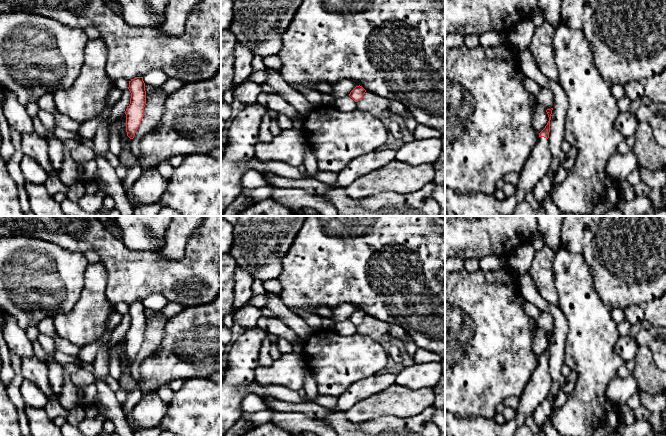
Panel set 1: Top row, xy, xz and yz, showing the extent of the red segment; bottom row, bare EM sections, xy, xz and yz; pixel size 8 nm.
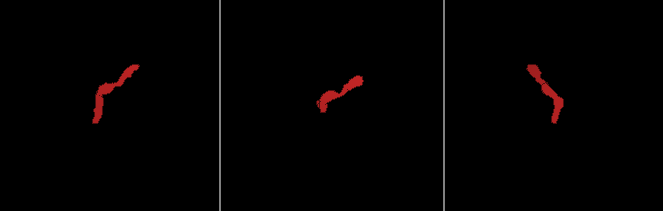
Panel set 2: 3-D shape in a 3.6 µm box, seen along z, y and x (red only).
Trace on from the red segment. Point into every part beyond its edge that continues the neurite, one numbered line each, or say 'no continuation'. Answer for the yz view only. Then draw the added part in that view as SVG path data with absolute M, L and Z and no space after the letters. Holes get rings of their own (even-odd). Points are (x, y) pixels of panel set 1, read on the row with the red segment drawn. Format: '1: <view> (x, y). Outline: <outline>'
1: yz (456, 204). Outline: M539 137L531 156L519 174L514 195L497 200L494 195L480 192L462 194L445 186L445 216L513 216L516 206L527 192L547 174L552 162L549 140Z

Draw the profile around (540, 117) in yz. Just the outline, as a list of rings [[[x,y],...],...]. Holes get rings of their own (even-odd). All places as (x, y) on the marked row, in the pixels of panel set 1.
[[[537,102],[533,107],[533,128],[539,134],[545,128],[548,121],[549,117],[546,109]]]

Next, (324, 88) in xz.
[[[327,83],[313,84],[311,86],[311,89],[318,90],[323,94],[333,94],[332,86]]]

